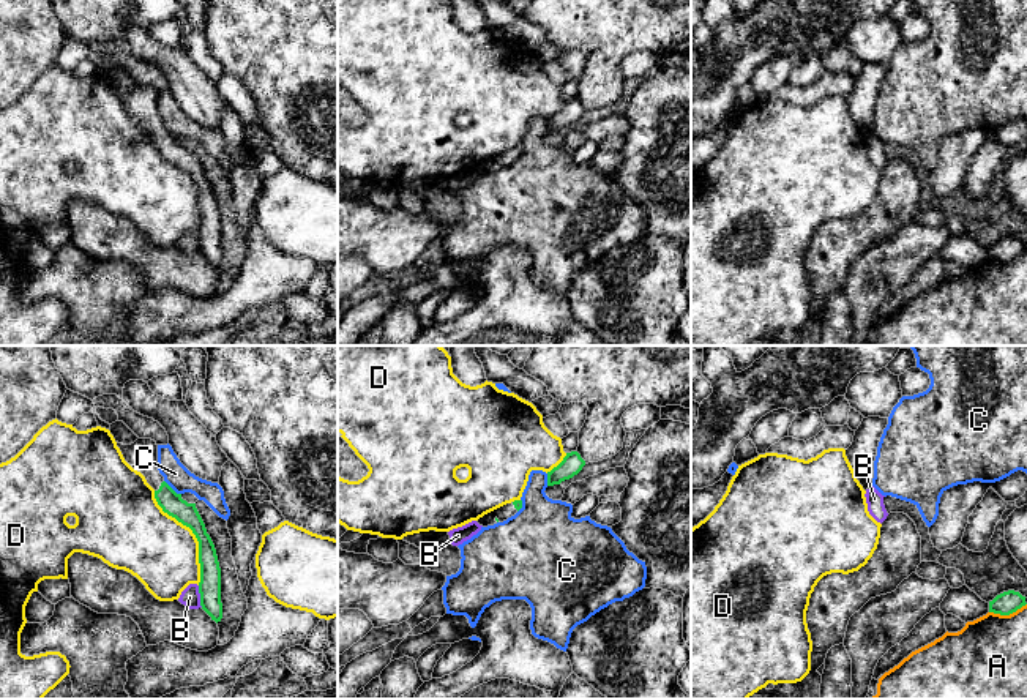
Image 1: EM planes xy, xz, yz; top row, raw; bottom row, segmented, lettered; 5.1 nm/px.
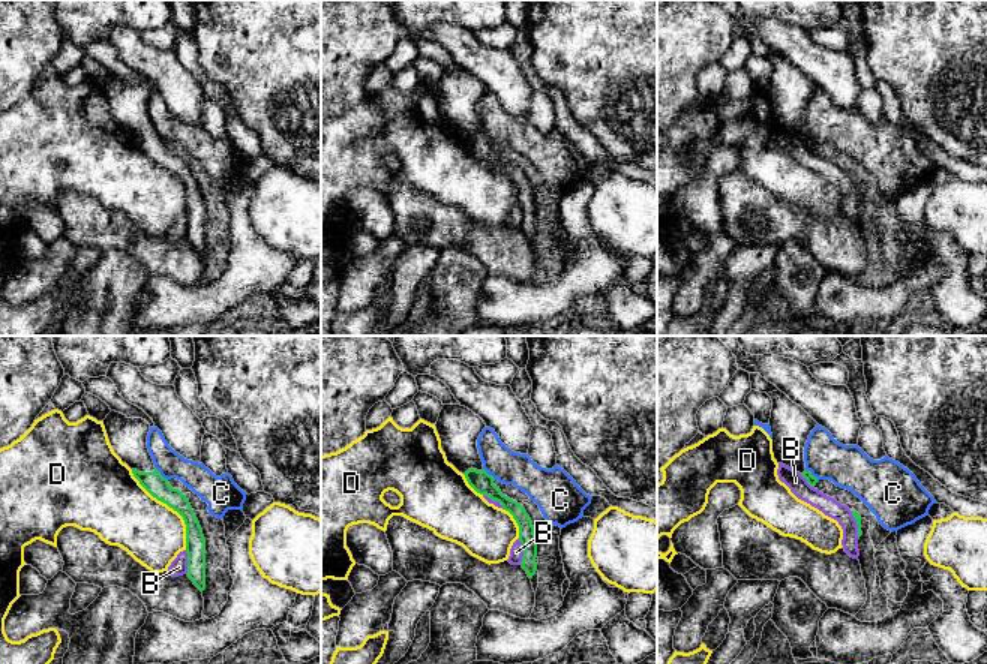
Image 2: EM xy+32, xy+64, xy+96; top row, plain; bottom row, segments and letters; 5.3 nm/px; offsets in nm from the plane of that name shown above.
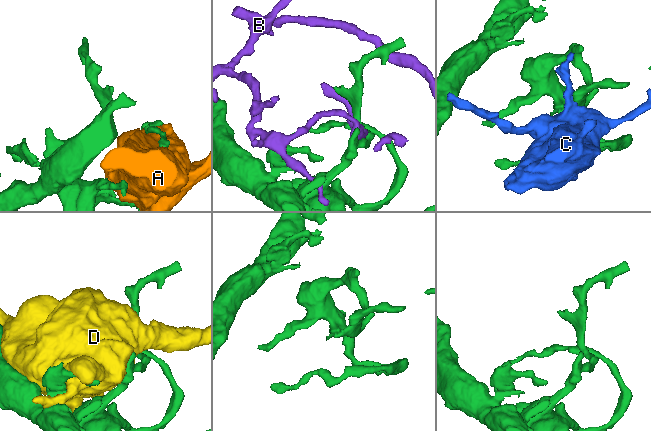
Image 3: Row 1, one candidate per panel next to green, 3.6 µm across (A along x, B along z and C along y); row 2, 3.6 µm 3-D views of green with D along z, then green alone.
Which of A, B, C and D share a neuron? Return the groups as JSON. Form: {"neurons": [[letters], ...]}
{"neurons": [["A"], ["B"], ["C"], ["D"]]}

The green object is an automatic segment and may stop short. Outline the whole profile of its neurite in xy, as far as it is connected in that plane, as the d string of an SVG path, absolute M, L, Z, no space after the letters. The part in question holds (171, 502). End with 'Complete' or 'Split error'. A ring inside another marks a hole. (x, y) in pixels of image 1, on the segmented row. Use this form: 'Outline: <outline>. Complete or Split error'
Outline: M137 439L131 445L117 442L125 461L140 472L155 489L155 499L164 513L189 527L199 541L200 563L200 606L216 623L222 619L221 568L215 544L207 533L205 524L196 508L177 494L158 470L158 445L151 439Z. Split error

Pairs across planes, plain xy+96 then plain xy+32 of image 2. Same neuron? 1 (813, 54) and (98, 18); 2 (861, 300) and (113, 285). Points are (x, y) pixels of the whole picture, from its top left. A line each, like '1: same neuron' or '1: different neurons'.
1: different neurons
2: different neurons

